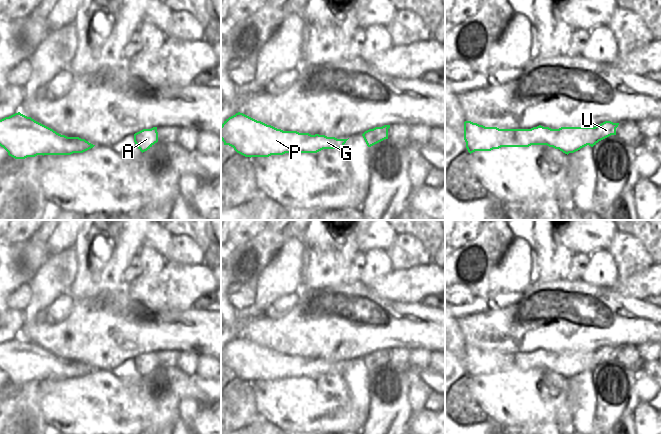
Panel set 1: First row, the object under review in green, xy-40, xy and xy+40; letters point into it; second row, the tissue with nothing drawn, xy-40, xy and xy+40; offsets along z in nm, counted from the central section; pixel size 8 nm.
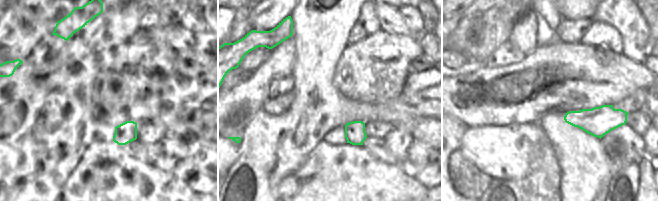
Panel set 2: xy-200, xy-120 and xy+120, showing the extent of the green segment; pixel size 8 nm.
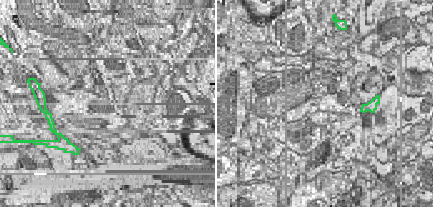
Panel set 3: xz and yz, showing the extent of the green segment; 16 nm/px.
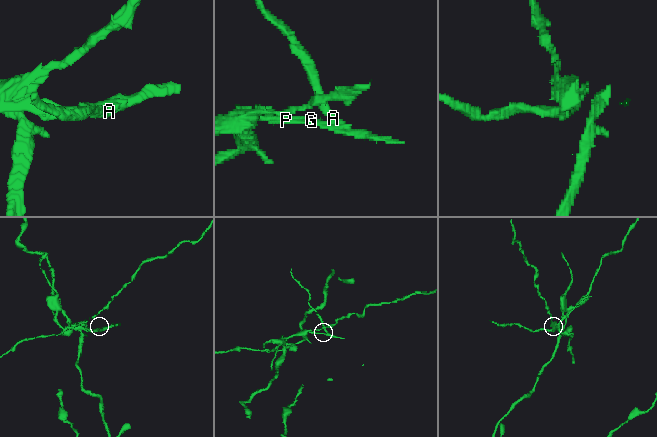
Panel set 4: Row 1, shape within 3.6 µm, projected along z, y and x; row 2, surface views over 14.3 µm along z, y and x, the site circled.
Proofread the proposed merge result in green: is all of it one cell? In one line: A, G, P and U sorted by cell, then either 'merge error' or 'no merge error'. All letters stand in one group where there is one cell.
groups A / G P U; merge error

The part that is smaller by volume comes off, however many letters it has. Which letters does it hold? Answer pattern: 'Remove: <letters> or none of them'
Remove: A

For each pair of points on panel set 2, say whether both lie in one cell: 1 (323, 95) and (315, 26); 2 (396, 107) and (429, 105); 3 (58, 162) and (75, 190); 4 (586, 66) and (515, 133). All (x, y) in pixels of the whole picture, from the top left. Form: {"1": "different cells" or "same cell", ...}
{"1": "same cell", "2": "same cell", "3": "different cells", "4": "different cells"}

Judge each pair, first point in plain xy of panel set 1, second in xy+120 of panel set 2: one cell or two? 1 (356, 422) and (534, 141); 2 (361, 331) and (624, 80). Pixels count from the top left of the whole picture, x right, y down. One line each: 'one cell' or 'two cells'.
1: one cell
2: one cell

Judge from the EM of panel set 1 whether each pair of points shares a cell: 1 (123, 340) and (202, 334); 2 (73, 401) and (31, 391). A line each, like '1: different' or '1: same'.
1: same
2: different

